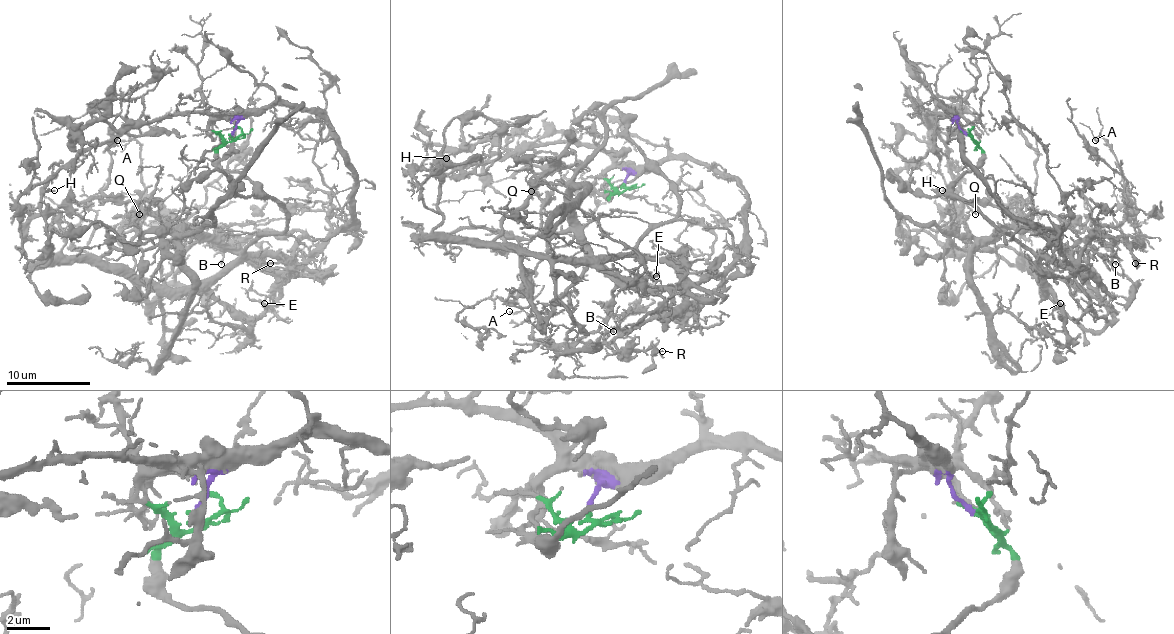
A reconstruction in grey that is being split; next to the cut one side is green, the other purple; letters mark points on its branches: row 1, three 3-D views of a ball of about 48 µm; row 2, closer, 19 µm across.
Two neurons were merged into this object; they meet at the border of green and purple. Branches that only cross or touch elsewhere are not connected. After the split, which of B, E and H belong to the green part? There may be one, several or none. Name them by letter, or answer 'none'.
B, E, H

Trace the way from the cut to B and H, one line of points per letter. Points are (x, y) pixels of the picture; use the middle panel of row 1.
B: (623, 185), (610, 198), (654, 168), (677, 198), (679, 212), (637, 248), (662, 258), (694, 304), (612, 332)
H: (623, 185), (610, 198), (654, 168), (679, 212), (629, 252), (537, 258), (436, 229), (447, 158)

